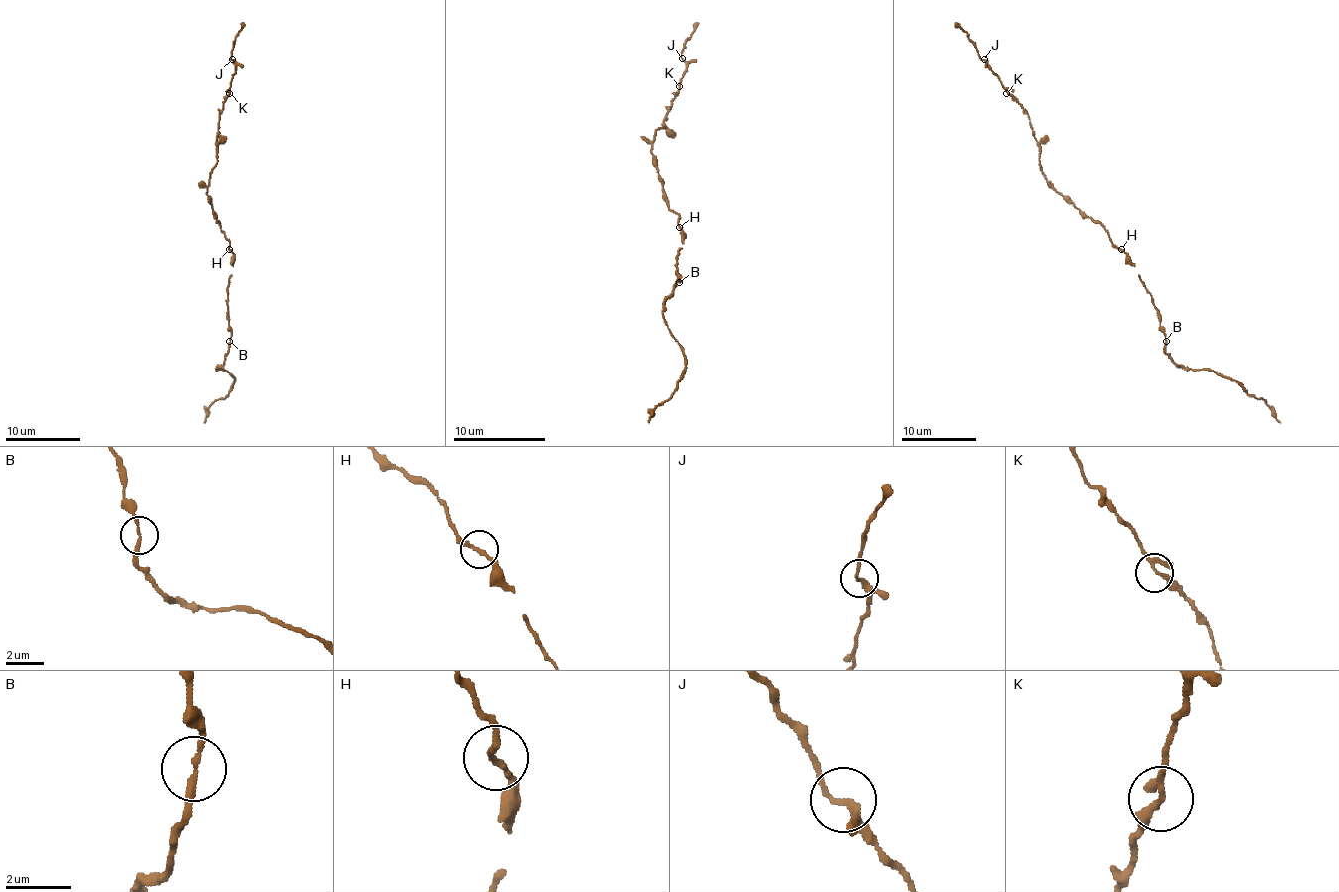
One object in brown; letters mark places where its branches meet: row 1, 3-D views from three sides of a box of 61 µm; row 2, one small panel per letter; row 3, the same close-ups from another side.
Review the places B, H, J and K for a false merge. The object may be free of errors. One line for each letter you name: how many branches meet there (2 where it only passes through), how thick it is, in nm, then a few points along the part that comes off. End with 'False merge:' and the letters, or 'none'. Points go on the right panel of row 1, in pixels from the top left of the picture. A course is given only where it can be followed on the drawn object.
False merge: none

